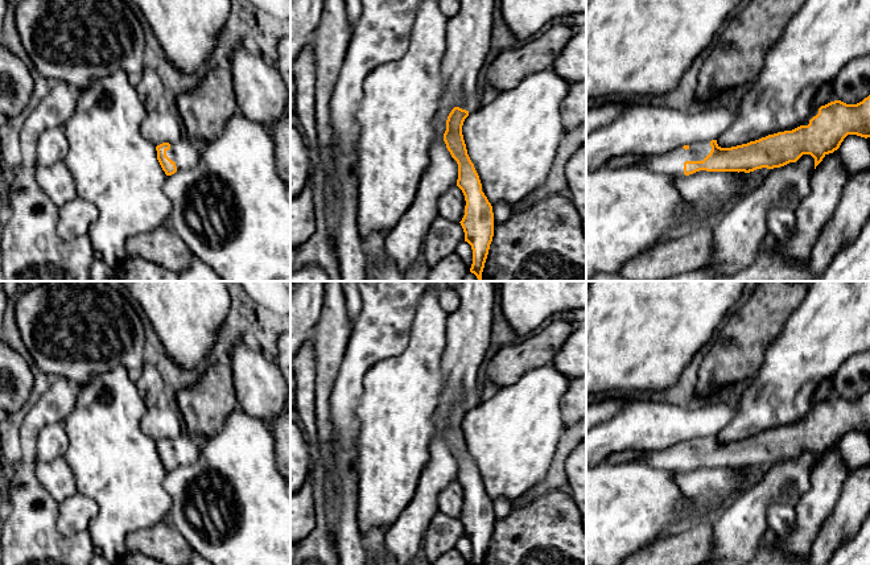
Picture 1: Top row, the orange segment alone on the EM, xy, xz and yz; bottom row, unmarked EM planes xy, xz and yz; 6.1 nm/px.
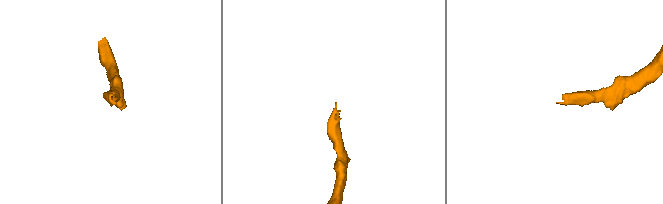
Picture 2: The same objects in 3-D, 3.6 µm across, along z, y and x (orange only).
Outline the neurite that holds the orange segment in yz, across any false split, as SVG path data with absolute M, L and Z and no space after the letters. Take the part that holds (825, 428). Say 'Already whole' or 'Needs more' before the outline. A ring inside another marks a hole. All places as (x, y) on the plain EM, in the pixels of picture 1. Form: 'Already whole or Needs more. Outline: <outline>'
Needs more. Outline: M870 391L857 400L841 396L819 404L808 421L768 430L747 440L721 444L717 436L694 437L663 451L626 451L613 463L644 459L655 469L672 473L706 467L745 467L780 463L796 458L803 450L815 454L815 465L822 454L837 446L848 430L870 433Z

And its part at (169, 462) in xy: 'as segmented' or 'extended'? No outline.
extended

